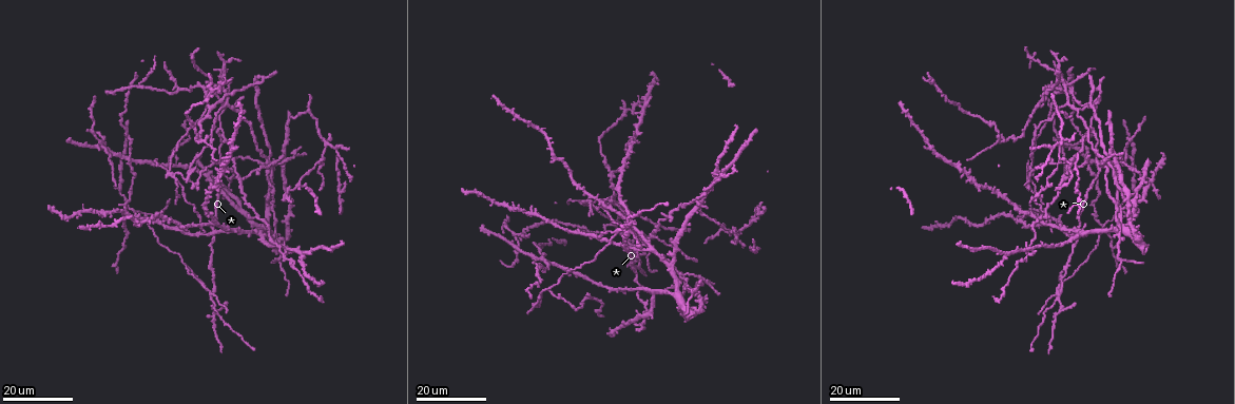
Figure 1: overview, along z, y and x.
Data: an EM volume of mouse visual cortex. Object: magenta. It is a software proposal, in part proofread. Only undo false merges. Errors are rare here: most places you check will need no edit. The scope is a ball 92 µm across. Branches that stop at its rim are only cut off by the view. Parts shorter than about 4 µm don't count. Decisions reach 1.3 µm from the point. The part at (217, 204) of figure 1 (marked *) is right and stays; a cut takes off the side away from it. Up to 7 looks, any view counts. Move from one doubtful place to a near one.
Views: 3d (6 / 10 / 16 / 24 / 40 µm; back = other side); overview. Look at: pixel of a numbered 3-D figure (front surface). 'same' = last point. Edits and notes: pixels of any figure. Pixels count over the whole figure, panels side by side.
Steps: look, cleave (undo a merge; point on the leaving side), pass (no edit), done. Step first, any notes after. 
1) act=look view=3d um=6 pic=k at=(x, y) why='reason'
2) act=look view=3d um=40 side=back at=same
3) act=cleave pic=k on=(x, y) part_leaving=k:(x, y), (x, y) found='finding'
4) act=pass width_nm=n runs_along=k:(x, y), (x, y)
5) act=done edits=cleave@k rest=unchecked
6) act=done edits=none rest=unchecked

act=look view=3d um=24 pic=1 at=(296, 153) why='looks like a crossing'

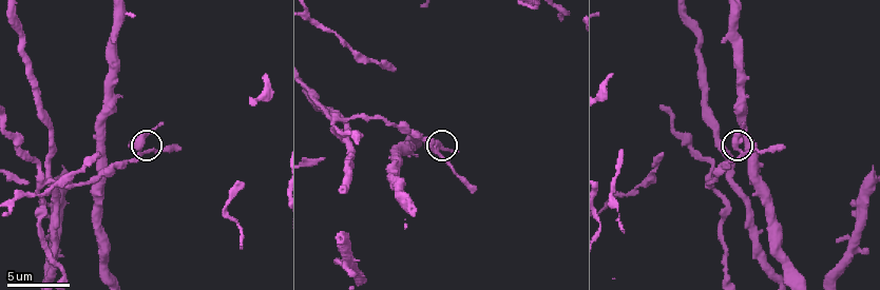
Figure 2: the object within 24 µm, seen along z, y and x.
act=look view=3d um=6 pic=2 at=(738, 150) why='zoom in'

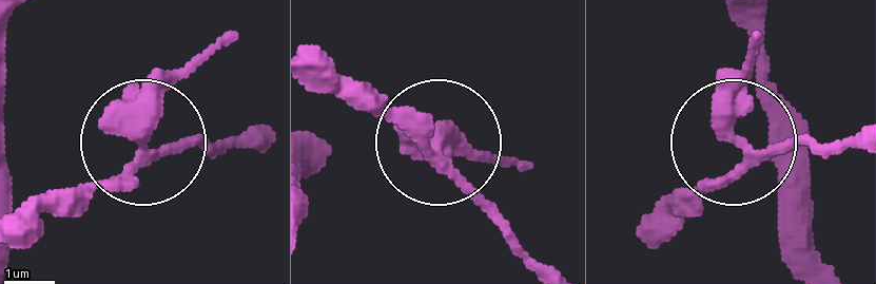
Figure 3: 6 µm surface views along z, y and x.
act=pass runs_along=3:(653, 244), (728, 168), (728, 92), (754, 34) found='one neuron here'

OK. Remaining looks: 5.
act=look view=3d um=24 pic=1 at=(278, 260) why='looks like a crossing'

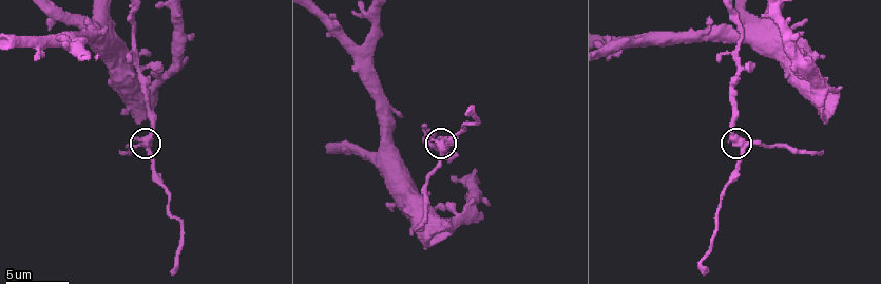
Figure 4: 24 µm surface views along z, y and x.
act=look view=3d um=6 pic=4 at=(742, 145) why='closer look'

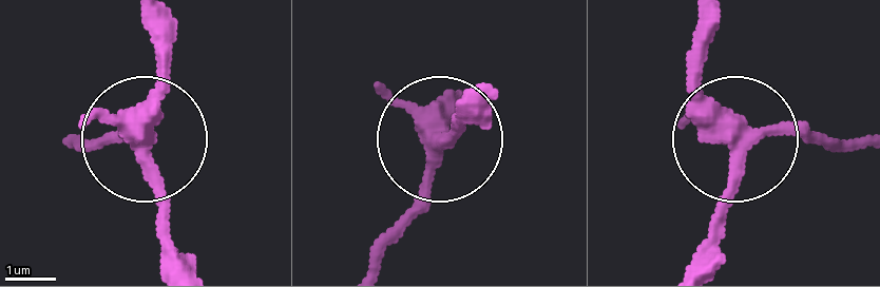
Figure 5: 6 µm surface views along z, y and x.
act=pass side_arm_um=7 runs_along=5:(146, 12), (146, 134), (82, 138) found='all the same neuron'

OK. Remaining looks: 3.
act=look view=3d um=24 pic=1 at=(209, 294) why='looks like a crossing'

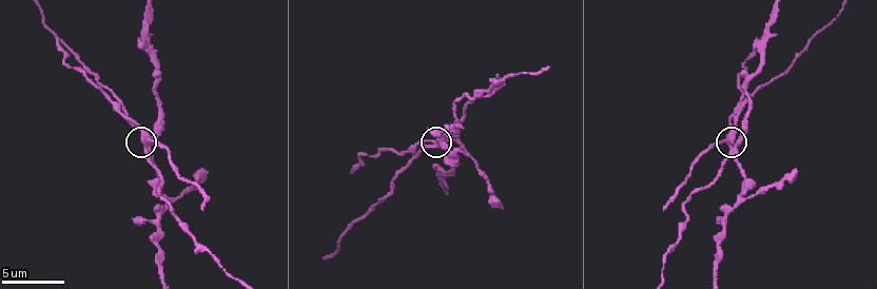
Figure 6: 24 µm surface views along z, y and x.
act=look view=3d um=6 pic=6 at=(440, 143)

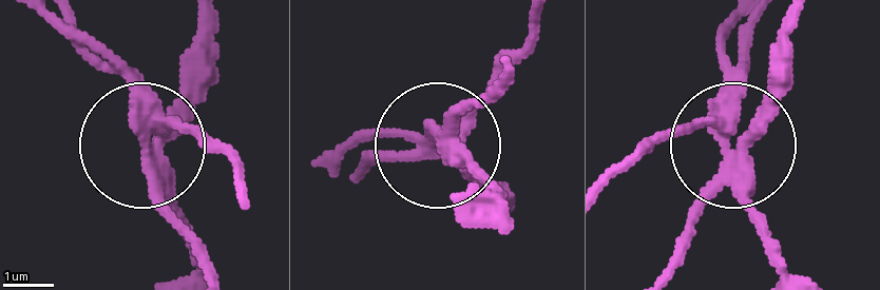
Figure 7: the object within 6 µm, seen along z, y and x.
act=cleave pic=7 on=(142, 89) width_nm=360 part_leaving=7:(441, 142), (369, 163) found='a second neuron is stuck on'

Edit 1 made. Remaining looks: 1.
act=done edits=cleave@7 rest=unchecked

